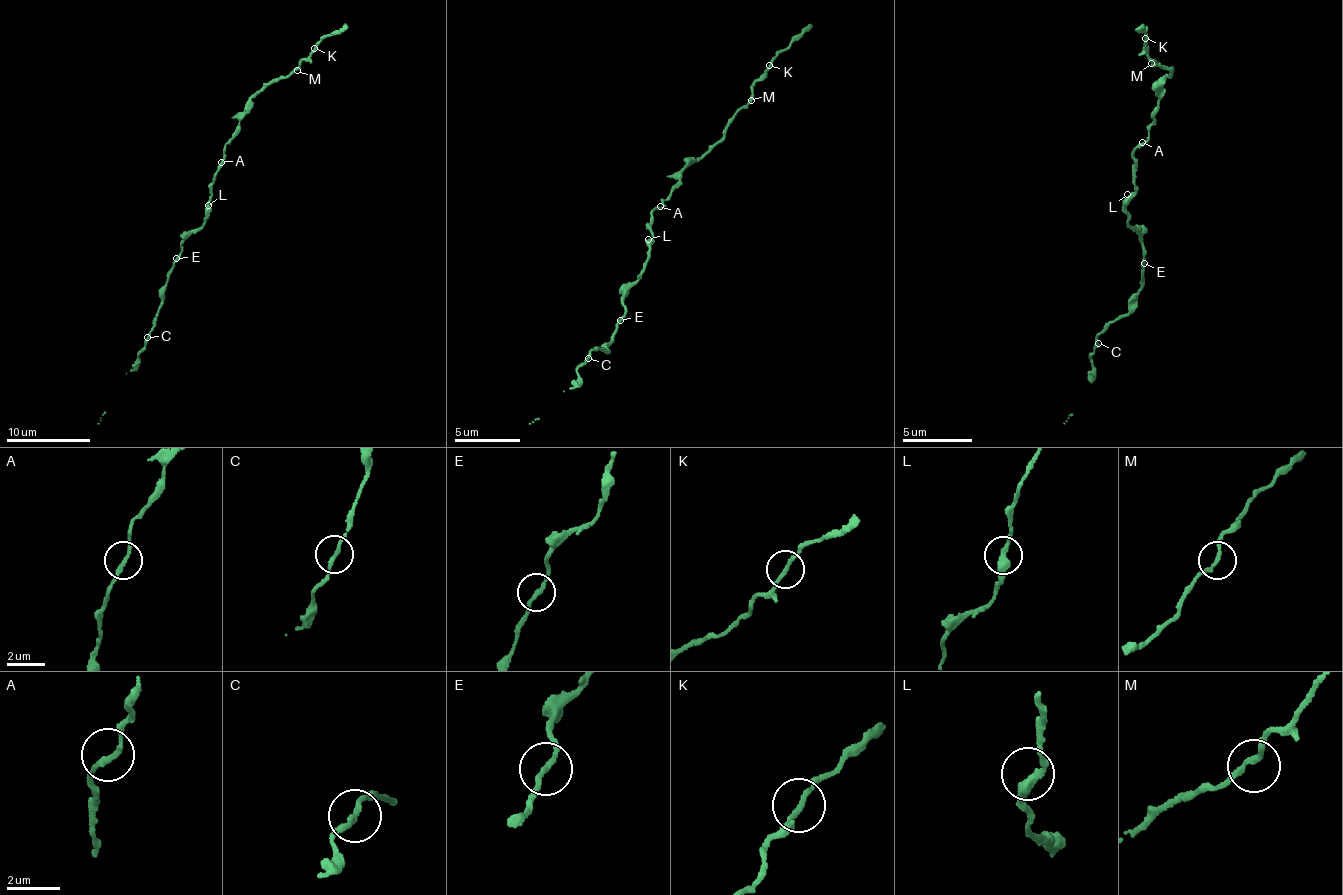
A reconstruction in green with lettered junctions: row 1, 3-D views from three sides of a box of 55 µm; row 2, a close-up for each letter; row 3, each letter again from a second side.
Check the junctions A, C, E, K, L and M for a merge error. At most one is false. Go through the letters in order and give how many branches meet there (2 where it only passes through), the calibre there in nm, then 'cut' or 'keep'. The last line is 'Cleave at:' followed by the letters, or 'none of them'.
A: 2 branches meet; 180 nm thick; keep
C: 2 branches meet; 180 nm thick; keep
E: 2 branches meet; 190 nm thick; keep
K: 2 branches meet; 190 nm thick; keep
L: 2 branches meet; 320 nm thick; keep
M: 2 branches meet; 190 nm thick; keep
Cleave at: none of them

